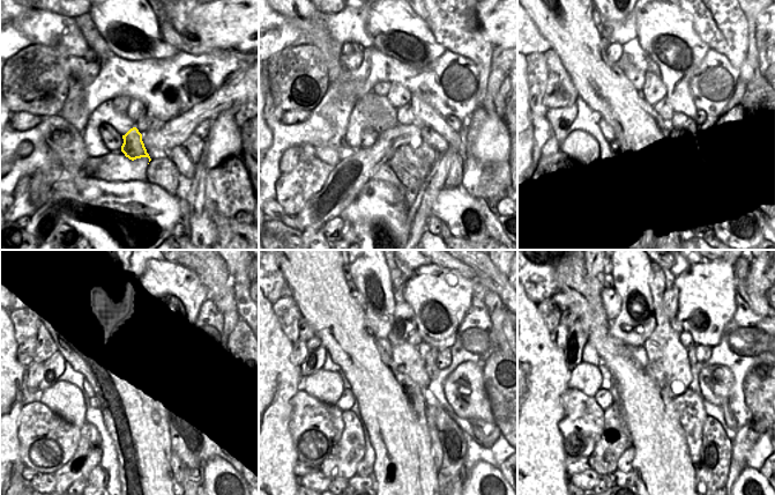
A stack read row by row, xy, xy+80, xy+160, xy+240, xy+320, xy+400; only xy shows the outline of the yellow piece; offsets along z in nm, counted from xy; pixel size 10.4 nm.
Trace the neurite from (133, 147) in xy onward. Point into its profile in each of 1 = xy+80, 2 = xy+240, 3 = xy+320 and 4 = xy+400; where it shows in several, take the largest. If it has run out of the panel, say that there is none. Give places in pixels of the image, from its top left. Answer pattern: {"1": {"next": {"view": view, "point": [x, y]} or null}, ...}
{"1": {"next": {"view": "xy+80", "point": [403, 161]}}, "2": {"next": {"view": "xy+240", "point": [186, 438]}}, "3": {"next": {"view": "xy+320", "point": [454, 447]}}, "4": {"next": {"view": "xy+400", "point": [712, 470]}}}

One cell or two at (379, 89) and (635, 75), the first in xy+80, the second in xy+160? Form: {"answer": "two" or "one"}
{"answer": "one"}

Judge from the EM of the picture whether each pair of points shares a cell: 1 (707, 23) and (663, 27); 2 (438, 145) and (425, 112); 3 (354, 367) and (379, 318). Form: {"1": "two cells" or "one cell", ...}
{"1": "two cells", "2": "two cells", "3": "two cells"}

